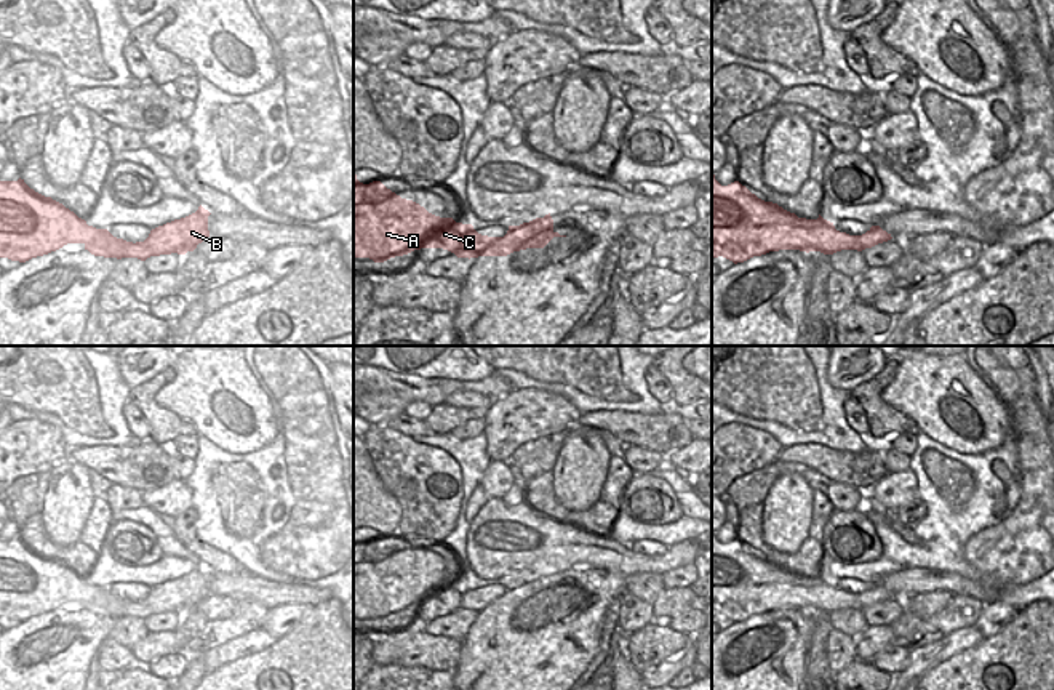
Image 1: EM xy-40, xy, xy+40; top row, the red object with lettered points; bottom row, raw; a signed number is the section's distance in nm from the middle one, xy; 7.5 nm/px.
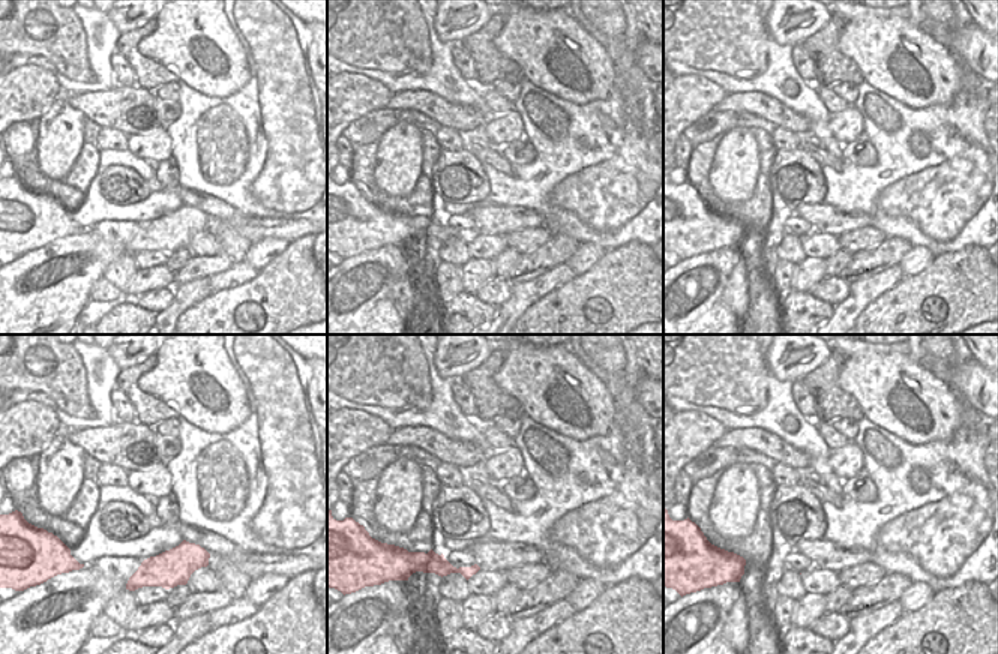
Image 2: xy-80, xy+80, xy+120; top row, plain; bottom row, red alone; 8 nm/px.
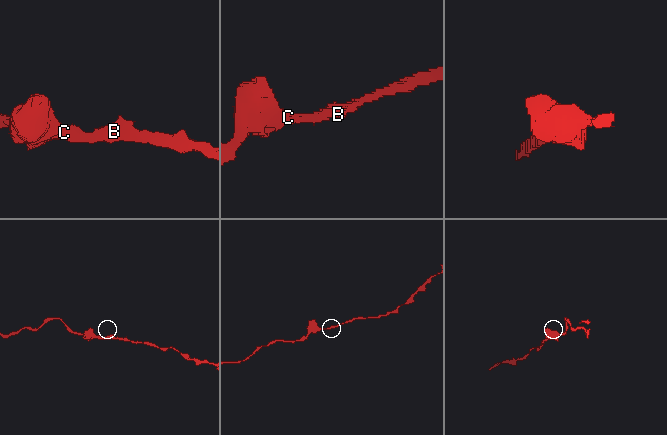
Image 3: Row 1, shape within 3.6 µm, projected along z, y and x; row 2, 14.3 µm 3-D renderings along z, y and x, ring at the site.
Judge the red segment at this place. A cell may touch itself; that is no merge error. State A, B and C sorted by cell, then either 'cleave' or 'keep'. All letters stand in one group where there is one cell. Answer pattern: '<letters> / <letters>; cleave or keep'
A B C; keep

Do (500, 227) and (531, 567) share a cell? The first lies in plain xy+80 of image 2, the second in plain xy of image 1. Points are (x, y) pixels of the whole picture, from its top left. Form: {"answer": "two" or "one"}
{"answer": "two"}

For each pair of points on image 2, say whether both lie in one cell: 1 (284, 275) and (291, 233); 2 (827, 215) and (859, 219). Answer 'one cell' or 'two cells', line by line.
1: two cells
2: one cell

